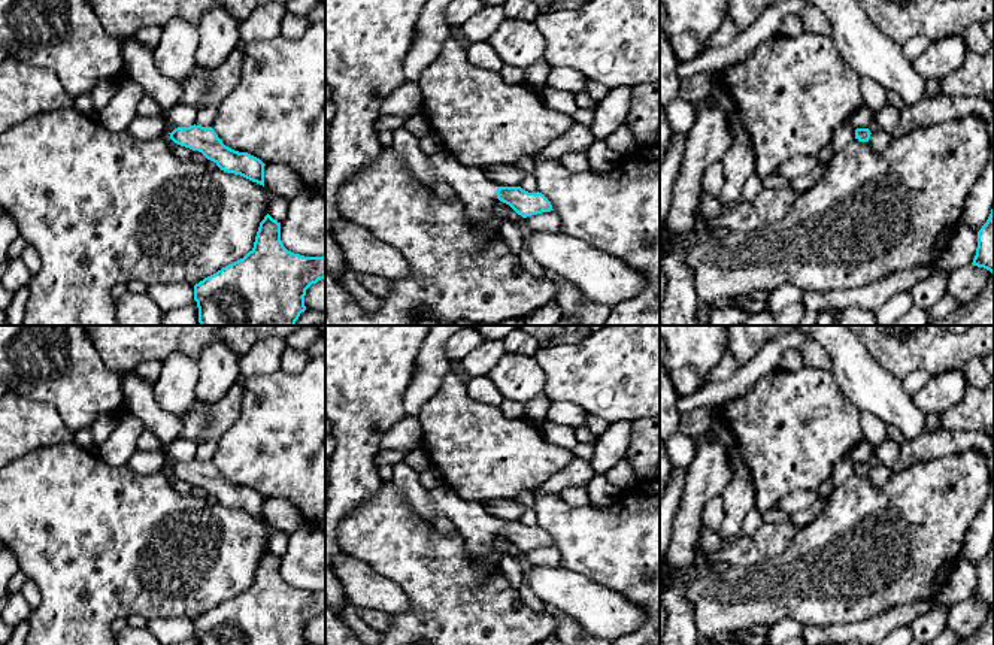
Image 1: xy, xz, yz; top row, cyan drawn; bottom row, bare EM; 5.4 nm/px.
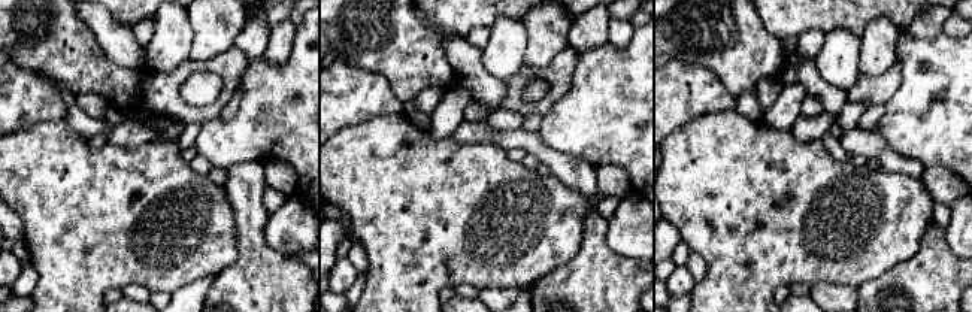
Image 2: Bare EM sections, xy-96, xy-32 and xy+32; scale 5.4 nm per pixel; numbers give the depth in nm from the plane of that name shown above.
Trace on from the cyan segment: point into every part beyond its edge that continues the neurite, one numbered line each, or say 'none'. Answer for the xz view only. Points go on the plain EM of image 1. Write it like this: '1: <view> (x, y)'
1: xz (470, 518)

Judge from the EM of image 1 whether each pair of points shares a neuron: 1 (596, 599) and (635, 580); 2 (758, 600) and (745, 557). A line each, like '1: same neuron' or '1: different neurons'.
1: different neurons
2: different neurons

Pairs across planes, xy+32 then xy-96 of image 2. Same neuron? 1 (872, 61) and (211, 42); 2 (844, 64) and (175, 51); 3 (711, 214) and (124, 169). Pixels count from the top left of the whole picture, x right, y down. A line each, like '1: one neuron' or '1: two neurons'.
1: one neuron
2: one neuron
3: one neuron

